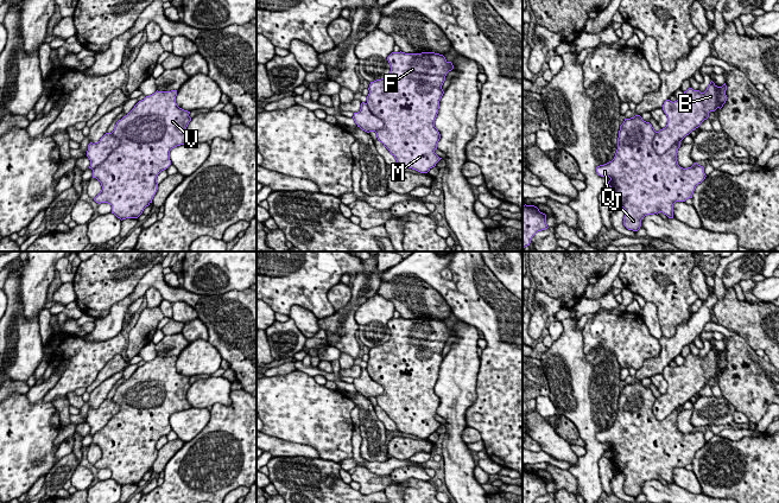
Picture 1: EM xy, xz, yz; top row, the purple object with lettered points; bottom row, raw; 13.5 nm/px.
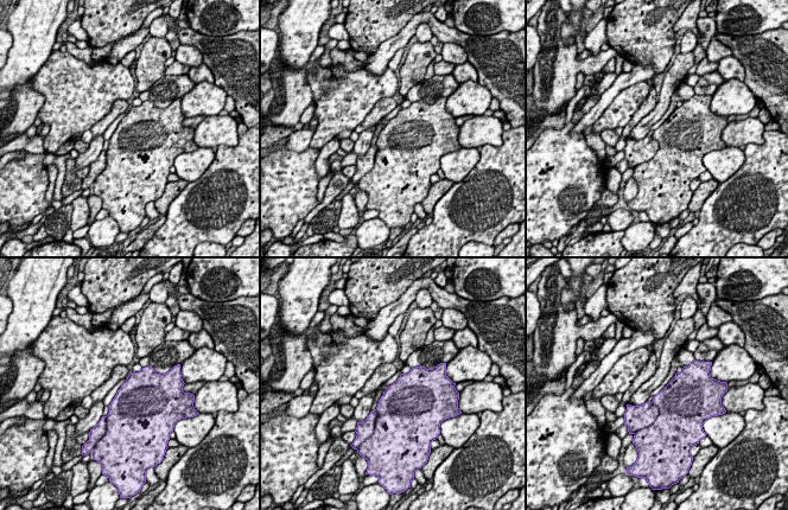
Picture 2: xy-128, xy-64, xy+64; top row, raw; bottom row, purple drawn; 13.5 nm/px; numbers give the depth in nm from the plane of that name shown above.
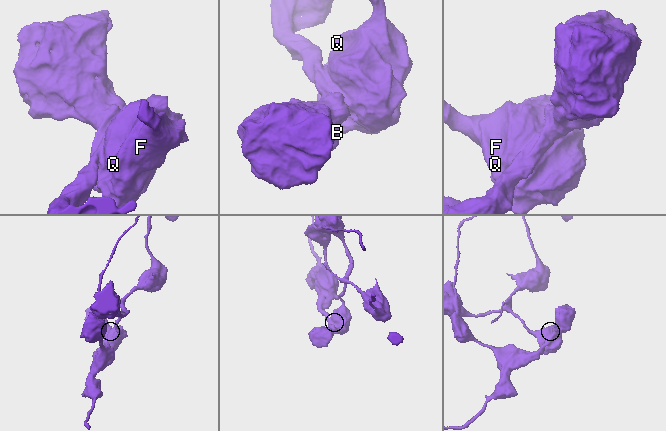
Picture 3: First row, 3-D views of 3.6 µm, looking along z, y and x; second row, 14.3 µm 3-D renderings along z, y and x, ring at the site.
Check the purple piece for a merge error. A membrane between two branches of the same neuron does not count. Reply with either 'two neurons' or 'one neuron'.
two neurons

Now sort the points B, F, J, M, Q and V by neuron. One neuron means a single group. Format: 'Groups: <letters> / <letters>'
Groups: B / F J M Q V

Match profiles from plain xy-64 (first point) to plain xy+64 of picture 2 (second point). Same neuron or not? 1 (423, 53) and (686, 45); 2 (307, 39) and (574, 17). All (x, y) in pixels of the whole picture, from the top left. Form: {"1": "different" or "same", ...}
{"1": "different", "2": "same"}

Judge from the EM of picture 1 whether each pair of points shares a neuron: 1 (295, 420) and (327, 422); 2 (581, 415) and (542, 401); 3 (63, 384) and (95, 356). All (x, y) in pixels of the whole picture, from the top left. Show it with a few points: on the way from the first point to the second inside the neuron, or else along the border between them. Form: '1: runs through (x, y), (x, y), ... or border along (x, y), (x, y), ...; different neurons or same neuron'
1: runs through (303, 419), (318, 419); same neuron
2: border along (548, 396), (558, 413); different neurons
3: runs through (71, 377), (87, 362); same neuron

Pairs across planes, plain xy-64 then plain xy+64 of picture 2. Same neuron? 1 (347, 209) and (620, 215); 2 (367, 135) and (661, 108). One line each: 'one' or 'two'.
1: one
2: one

